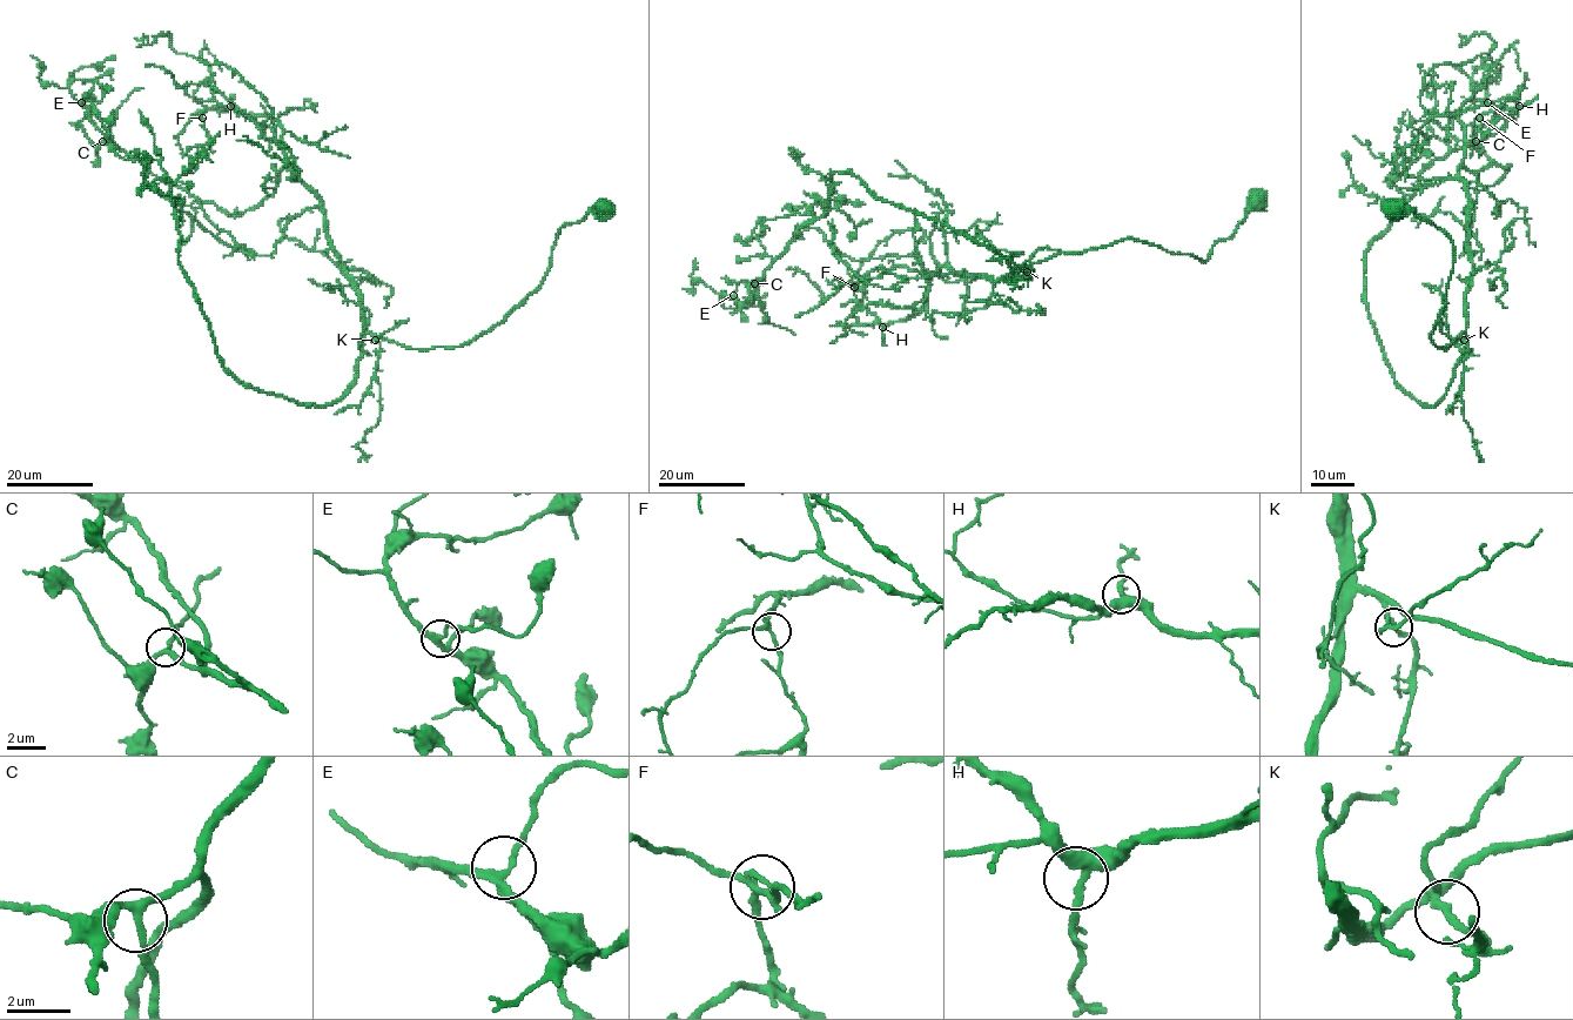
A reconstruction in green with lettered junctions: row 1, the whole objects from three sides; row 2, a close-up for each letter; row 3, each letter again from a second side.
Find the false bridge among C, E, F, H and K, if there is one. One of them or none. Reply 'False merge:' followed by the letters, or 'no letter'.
False merge: no letter

